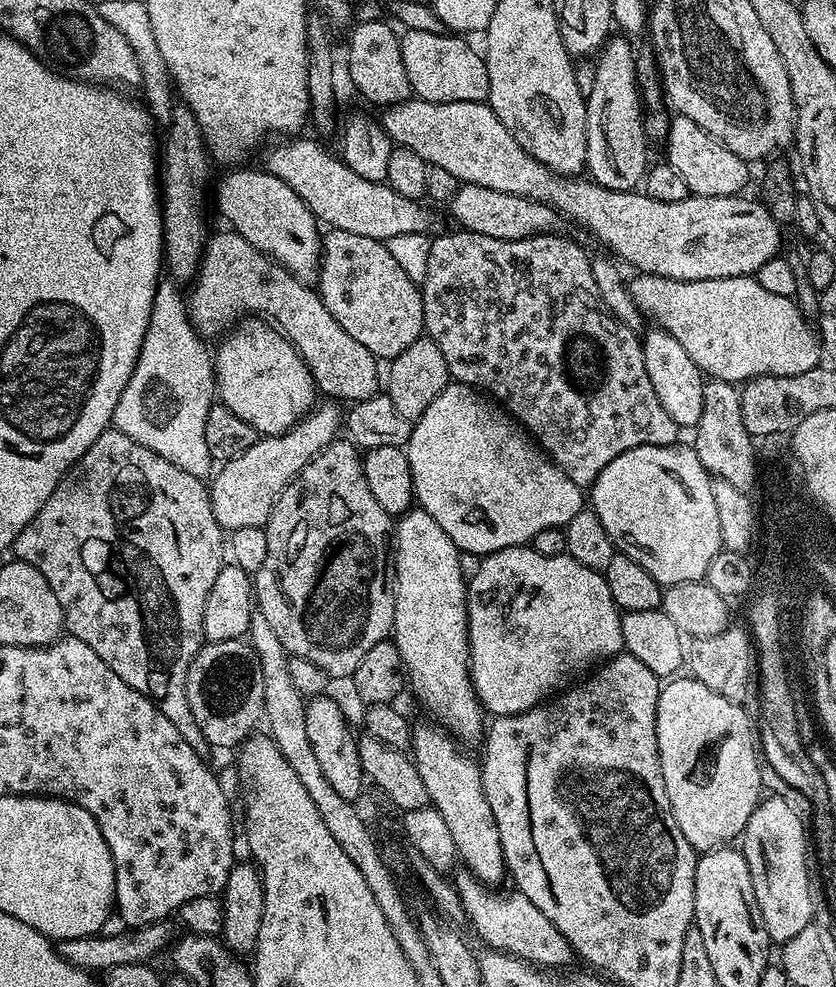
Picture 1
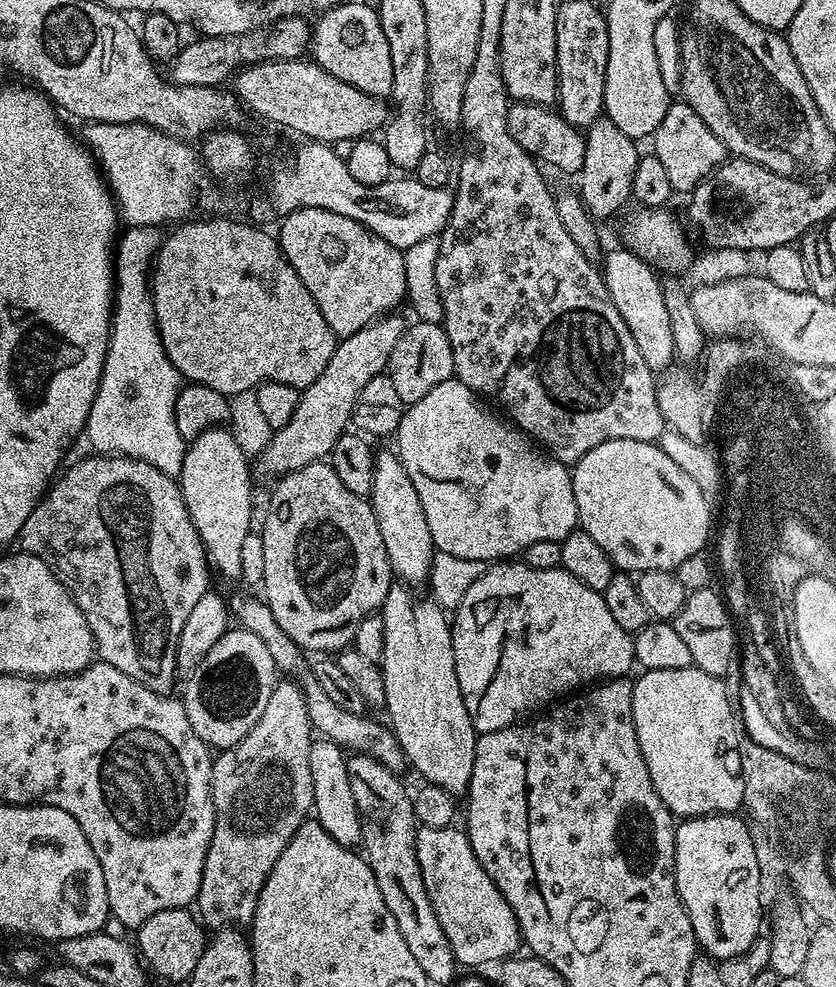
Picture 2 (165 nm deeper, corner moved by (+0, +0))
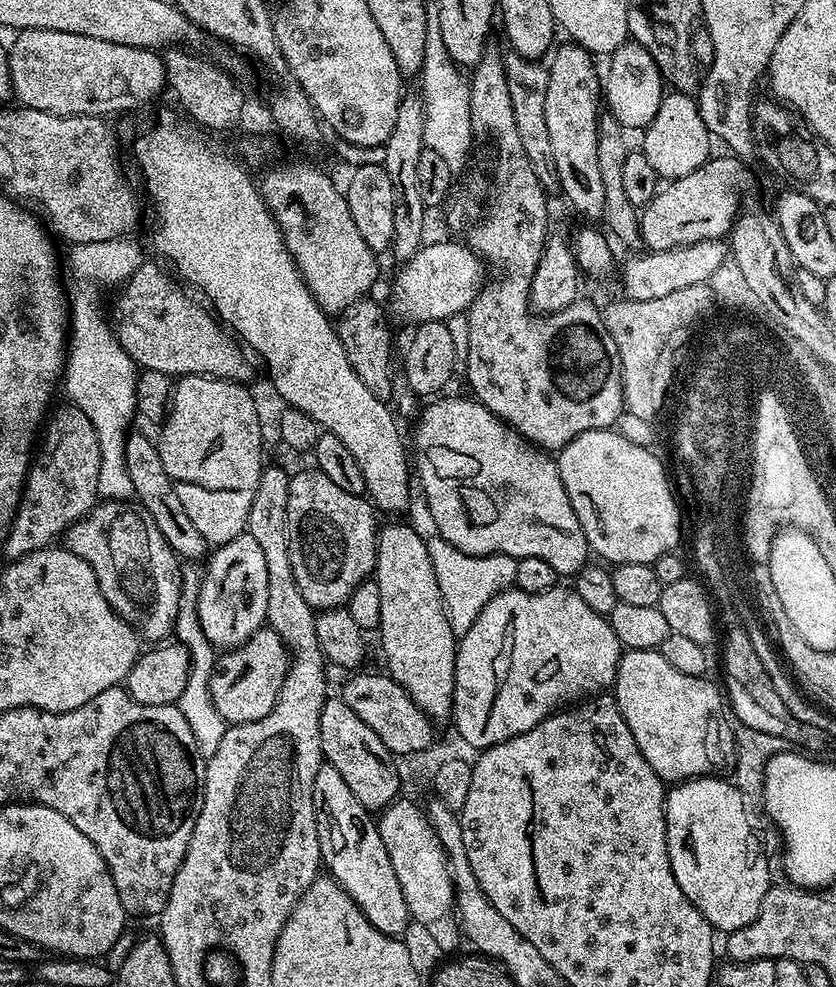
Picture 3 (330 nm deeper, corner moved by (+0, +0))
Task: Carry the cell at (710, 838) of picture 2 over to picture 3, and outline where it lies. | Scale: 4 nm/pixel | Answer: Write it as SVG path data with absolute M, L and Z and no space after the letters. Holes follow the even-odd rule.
M713 774L673 783L667 789L664 797L664 817L666 818L666 842L668 843L670 866L674 870L674 878L678 882L682 894L686 894L689 902L703 914L706 922L711 924L717 933L727 934L734 930L742 930L742 926L750 926L750 922L754 922L754 918L762 906L762 898L766 898L766 894L768 893L770 881L768 881L768 860L764 857L764 848L760 845L759 838L752 833L752 824L748 821L750 812L749 809L744 807L742 794L736 788L735 784L732 783L731 779L724 778L724 780L719 780L720 778L719 775Z

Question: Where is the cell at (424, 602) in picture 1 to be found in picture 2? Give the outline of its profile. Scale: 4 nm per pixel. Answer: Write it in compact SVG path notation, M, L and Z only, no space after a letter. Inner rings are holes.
M395 451L376 452L370 503L374 510L374 518L378 522L378 530L382 530L382 546L386 546L393 573L405 585L423 585L432 570L434 555L430 526L426 526L426 513L422 511L422 502L418 502L418 490L414 490L414 482L410 482L410 474L406 474L406 466L402 466Z

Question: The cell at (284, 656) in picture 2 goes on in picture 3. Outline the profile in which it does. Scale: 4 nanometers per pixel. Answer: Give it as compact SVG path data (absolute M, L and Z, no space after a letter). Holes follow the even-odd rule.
M131 431L124 442L124 461L127 466L127 473L130 474L133 495L151 517L162 533L163 538L171 546L173 552L179 559L186 562L196 562L207 555L208 545L202 534L198 533L194 524L190 522L178 496L174 494L172 480L162 467L162 458L158 454L155 441L152 441L144 434Z

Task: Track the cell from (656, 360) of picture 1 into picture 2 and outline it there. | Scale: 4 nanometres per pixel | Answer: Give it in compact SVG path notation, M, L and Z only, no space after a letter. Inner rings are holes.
M619 247L614 249L609 256L607 253L603 257L604 285L618 314L622 314L622 318L634 338L634 346L638 346L646 366L652 369L653 373L663 373L673 367L672 362L674 363L676 348L674 337L671 334L669 311L666 310L663 297L661 277L657 275L648 261L643 260L641 256L635 256L633 252L628 251L627 247Z

